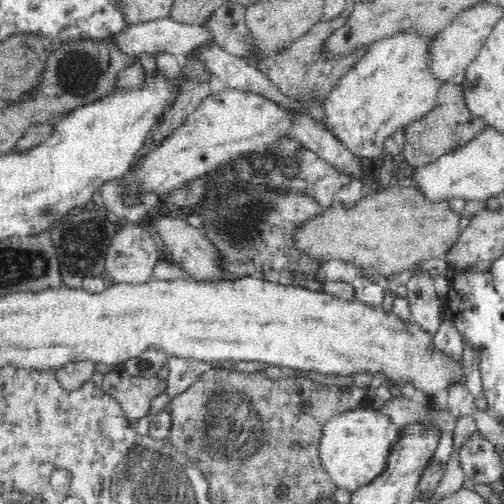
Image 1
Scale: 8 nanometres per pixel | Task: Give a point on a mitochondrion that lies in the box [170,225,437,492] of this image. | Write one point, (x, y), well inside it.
(222, 403)

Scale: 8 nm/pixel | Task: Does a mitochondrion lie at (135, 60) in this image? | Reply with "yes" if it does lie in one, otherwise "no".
no

